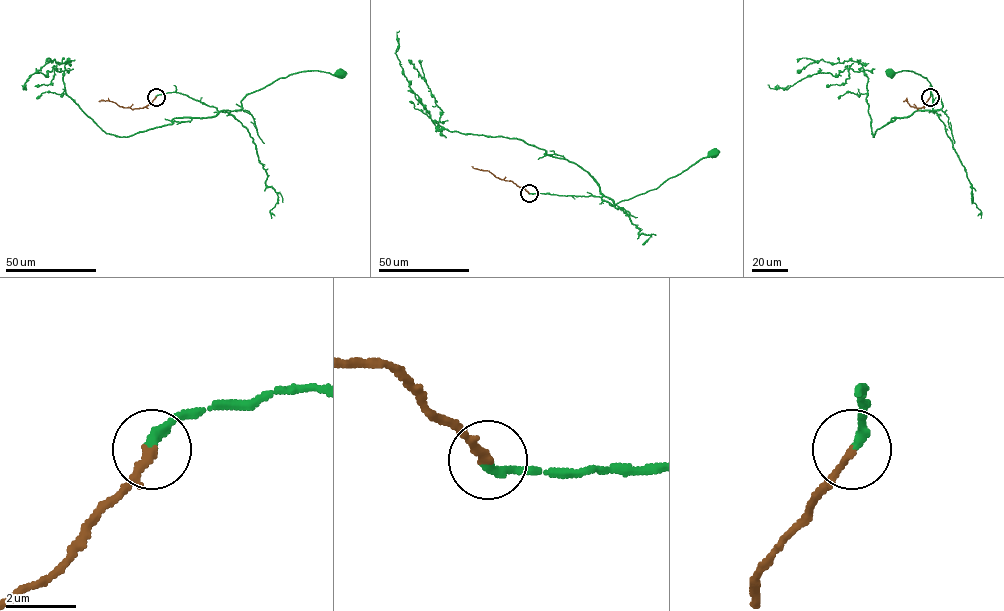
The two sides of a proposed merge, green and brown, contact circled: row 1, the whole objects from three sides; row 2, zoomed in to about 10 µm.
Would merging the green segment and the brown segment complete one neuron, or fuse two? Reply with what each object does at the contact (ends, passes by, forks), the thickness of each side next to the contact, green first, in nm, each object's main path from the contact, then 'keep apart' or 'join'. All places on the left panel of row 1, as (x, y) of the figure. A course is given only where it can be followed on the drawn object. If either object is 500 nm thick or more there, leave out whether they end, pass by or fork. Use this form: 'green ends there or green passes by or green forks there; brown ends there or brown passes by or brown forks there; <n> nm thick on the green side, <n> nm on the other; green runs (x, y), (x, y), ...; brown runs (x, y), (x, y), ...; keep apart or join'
green ends there; brown ends there; 280 nm thick on the green side, 220 nm on the other; green runs (156, 97), (178, 92), (229, 112), (242, 108), (241, 102), (247, 94), (281, 78), (311, 70), (341, 74); brown runs (156, 97), (138, 108), (124, 108), (108, 100), (98, 101); join

